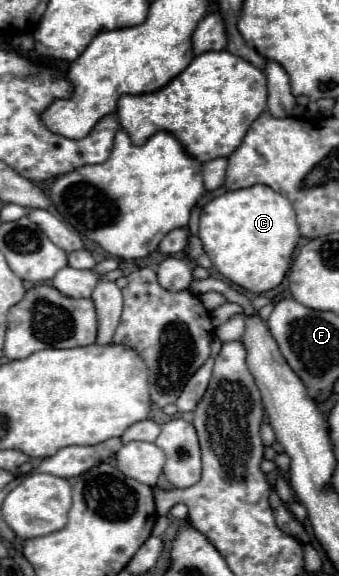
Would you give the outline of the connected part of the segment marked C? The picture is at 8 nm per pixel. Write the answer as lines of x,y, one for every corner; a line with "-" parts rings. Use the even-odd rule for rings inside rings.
252,185
226,191
204,205
198,237
214,269
250,293
264,293
278,287
292,261
300,233
292,203
266,185

